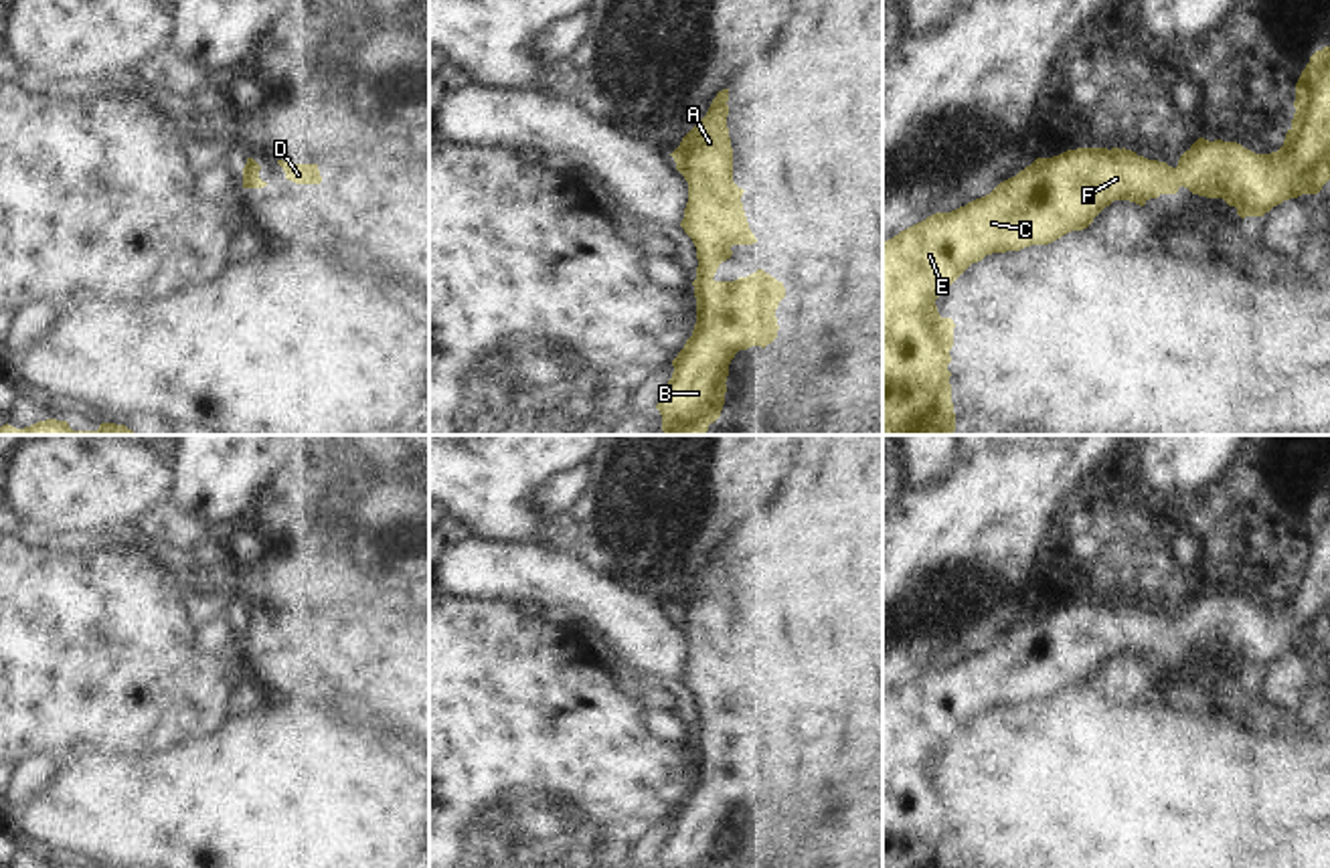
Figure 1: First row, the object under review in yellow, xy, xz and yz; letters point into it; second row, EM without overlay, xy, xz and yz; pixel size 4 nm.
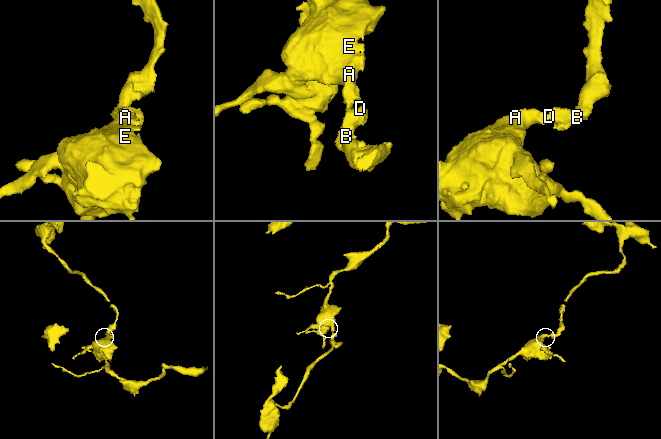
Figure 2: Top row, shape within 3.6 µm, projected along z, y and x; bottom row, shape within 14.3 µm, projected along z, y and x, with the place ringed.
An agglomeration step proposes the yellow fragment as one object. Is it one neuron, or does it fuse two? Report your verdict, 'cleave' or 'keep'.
keep

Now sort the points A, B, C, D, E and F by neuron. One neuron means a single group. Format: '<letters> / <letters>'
A B C D E F

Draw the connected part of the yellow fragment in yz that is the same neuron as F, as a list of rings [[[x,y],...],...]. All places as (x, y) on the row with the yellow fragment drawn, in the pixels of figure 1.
[[[1330,47],[1316,51],[1296,83],[1296,113],[1283,146],[1255,154],[1237,142],[1198,138],[1172,168],[1126,148],[1077,148],[1036,158],[990,194],[951,212],[935,212],[883,243],[883,435],[951,435],[955,413],[947,364],[953,320],[941,318],[935,299],[972,263],[992,253],[1049,245],[1087,229],[1113,200],[1144,206],[1180,186],[1207,198],[1223,198],[1241,219],[1263,216],[1283,200],[1318,194],[1330,180]]]

